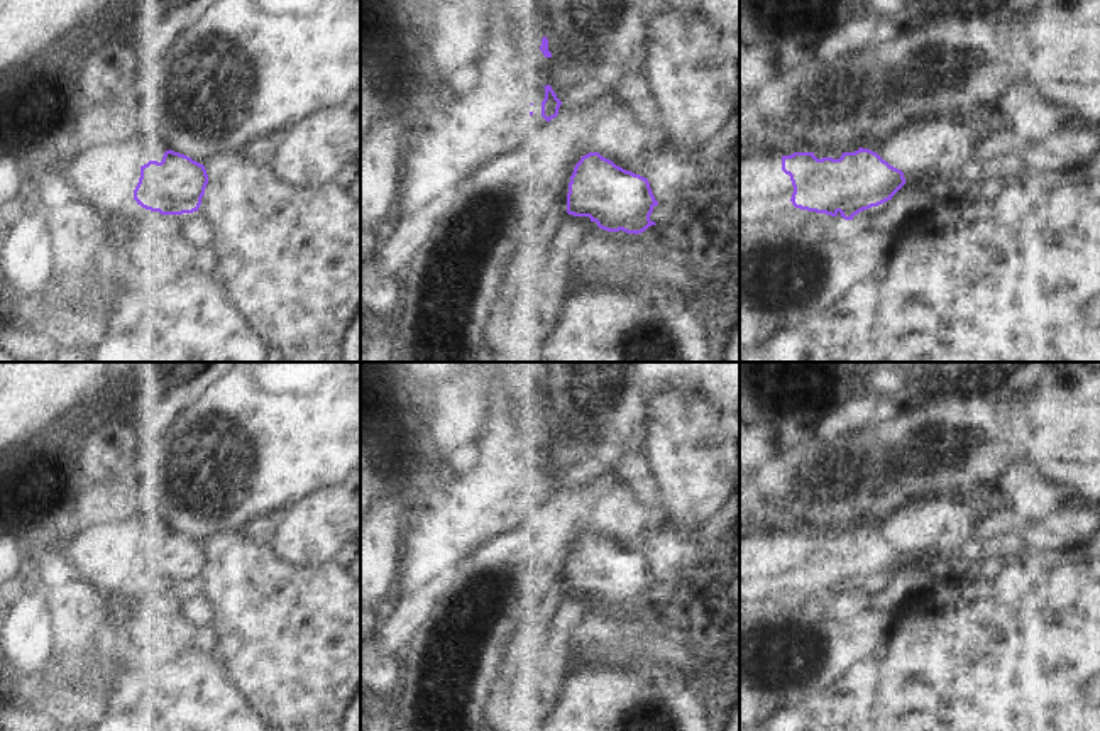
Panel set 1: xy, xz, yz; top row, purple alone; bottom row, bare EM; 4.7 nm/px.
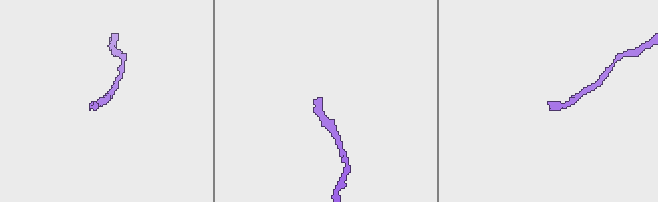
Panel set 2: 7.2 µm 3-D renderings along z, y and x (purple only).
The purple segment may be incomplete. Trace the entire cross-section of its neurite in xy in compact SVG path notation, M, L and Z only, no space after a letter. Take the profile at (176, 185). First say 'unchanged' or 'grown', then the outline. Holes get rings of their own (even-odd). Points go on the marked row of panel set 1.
unchanged; M169 149L161 162L149 161L140 166L134 200L161 215L193 213L201 205L206 184L208 174L203 164Z

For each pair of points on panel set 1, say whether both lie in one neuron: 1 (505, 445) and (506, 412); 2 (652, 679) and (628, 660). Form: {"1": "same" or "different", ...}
{"1": "same", "2": "different"}

